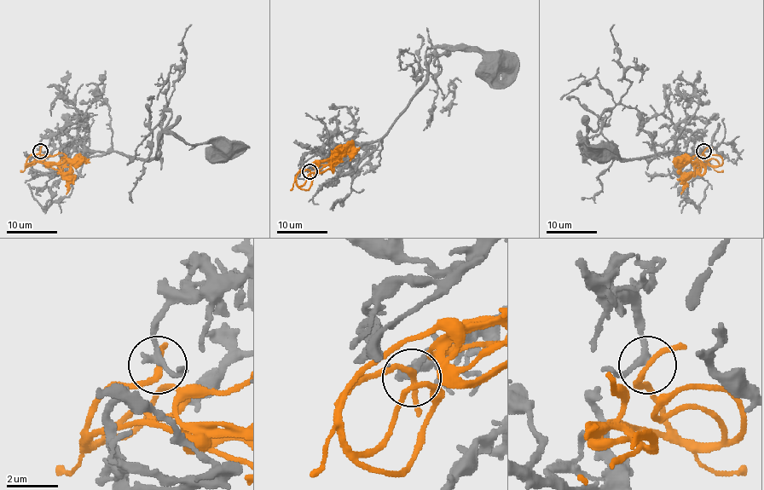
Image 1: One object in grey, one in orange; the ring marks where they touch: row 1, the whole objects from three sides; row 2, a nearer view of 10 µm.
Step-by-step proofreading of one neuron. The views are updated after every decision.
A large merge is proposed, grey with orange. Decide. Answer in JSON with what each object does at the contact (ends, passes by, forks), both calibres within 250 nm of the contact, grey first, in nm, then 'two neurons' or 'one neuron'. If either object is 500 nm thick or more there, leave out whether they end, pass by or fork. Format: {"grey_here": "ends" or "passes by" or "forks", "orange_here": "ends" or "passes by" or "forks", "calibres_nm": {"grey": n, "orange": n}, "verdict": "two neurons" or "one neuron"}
{"grey_here": "passes by", "orange_here": "passes by", "calibres_nm": {"grey": 240, "orange": 190}, "verdict": "two neurons"}

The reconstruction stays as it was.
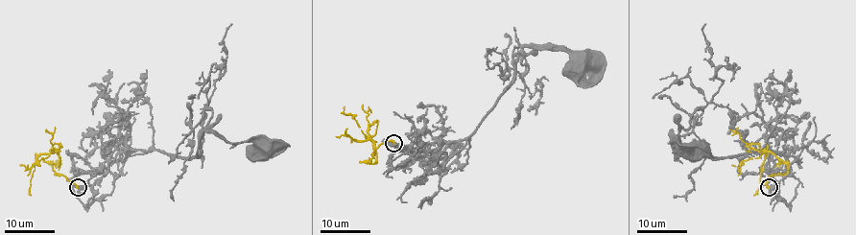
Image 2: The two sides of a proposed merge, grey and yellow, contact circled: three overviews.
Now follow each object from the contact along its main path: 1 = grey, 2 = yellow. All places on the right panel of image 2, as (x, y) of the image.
1: (769, 187), (776, 180), (766, 143), (728, 156), (678, 154), (673, 131), (675, 143), (696, 152)
2: (769, 187), (768, 177), (785, 175), (789, 164), (765, 152), (759, 189), (753, 196)

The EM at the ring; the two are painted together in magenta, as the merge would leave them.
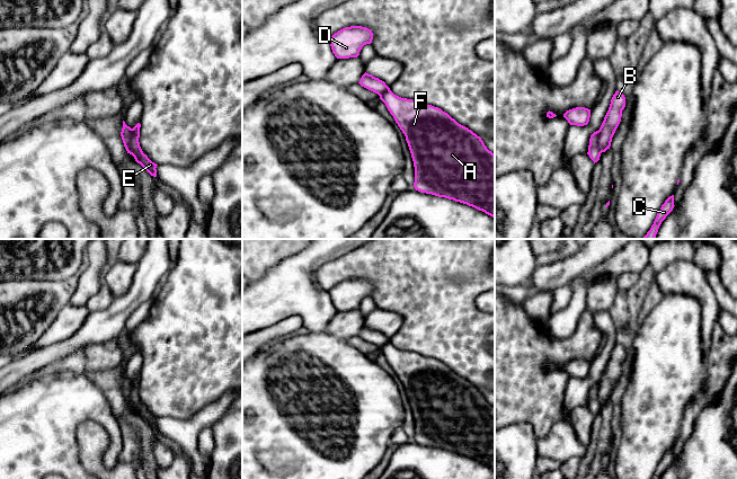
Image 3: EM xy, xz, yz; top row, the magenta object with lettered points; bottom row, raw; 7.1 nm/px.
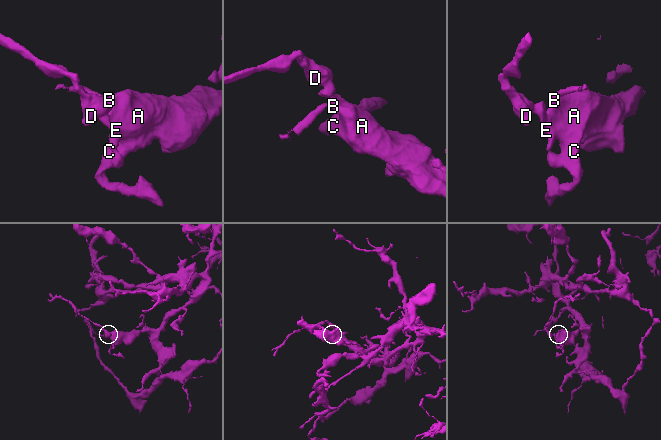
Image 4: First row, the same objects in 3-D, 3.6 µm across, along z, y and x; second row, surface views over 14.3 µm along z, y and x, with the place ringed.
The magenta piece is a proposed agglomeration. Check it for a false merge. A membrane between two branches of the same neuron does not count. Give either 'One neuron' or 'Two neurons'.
Two neurons

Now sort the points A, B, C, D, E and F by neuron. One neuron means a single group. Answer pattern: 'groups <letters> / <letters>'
groups A B C E F / D

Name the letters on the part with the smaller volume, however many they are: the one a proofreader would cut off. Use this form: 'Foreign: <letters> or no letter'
Foreign: D

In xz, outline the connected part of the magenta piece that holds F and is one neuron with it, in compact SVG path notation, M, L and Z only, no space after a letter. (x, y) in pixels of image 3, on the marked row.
M390 89L380 99L406 136L415 167L415 189L467 204L495 219L495 153L487 149L481 138L438 107L401 98Z

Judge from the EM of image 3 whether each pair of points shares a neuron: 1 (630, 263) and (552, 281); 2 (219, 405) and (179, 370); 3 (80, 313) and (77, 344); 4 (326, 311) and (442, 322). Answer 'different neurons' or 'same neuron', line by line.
1: same neuron
2: different neurons
3: different neurons
4: different neurons

